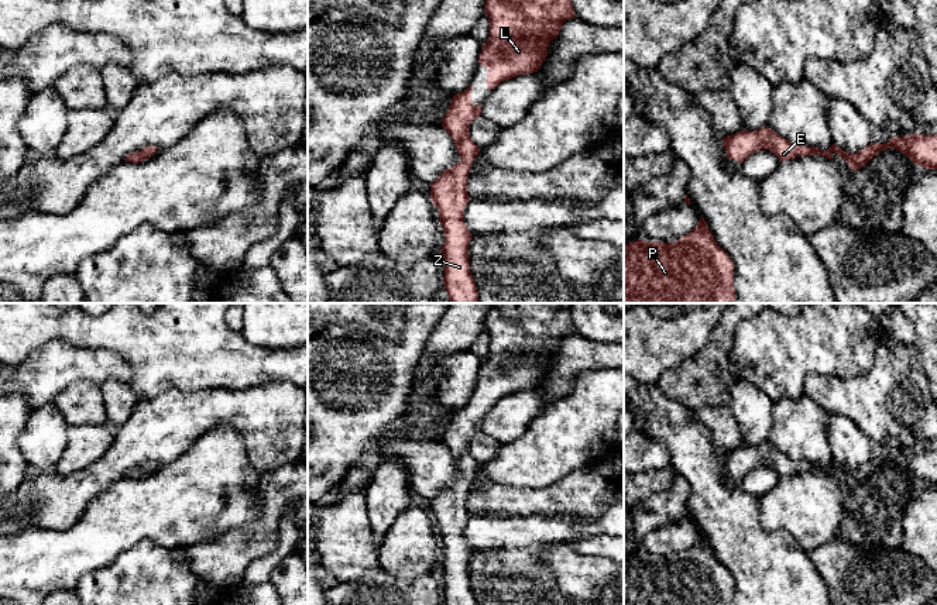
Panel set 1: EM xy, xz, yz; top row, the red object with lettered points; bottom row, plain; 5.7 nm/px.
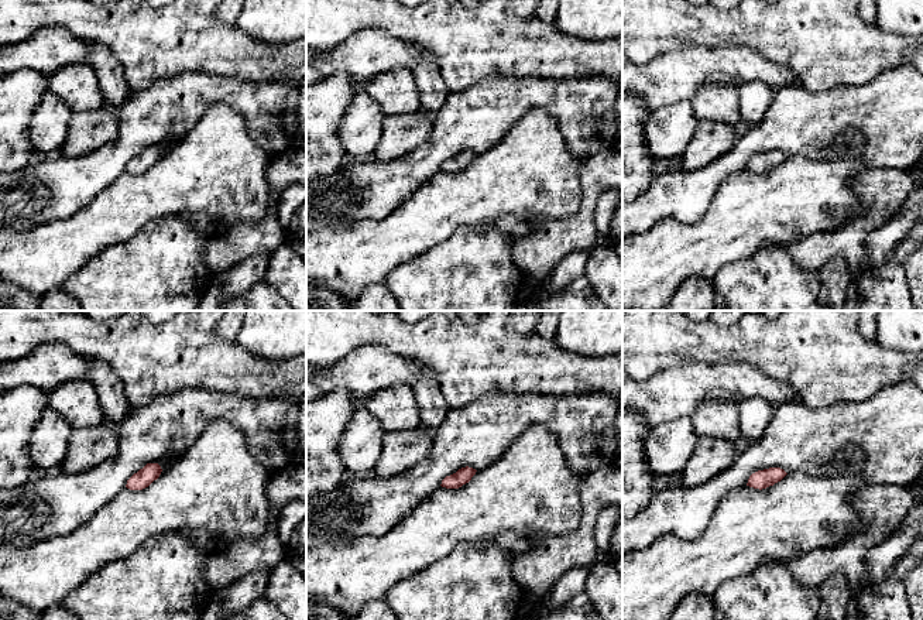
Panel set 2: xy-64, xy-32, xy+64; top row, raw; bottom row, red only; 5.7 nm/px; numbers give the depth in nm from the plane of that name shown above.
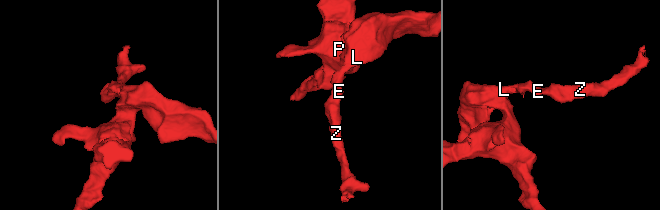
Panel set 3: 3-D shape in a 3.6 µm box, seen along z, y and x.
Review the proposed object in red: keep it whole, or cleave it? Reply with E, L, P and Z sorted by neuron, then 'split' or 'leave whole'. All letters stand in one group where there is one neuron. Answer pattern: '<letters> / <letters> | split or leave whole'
E L P Z | leave whole

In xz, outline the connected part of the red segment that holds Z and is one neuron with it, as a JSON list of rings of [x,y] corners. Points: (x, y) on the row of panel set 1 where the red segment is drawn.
[[[471,86],[453,96],[442,127],[454,141],[461,161],[445,169],[430,183],[432,203],[437,207],[439,220],[445,233],[445,243],[440,250],[445,258],[443,285],[450,303],[478,303],[478,292],[470,272],[468,245],[471,233],[463,216],[470,196],[467,193],[467,178],[473,159],[480,148],[470,138],[470,123],[480,117],[481,106],[471,103]]]

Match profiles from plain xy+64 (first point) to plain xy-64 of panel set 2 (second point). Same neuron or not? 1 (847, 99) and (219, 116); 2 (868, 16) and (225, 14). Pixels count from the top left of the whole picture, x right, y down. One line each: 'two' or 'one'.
1: two
2: one

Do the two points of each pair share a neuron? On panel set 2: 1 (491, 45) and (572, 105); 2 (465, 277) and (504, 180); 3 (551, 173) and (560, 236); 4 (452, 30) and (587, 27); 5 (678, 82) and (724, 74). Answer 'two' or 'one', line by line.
1: two
2: two
3: two
4: two
5: one

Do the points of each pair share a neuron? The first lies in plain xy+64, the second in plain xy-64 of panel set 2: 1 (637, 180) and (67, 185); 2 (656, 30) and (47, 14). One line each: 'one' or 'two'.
1: two
2: one

